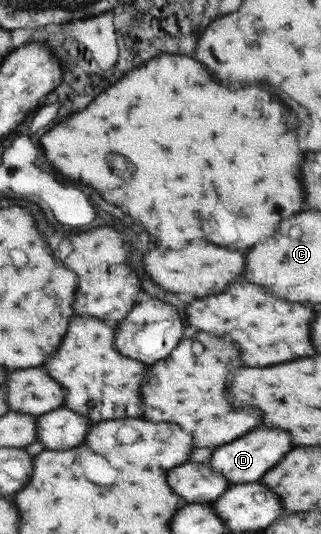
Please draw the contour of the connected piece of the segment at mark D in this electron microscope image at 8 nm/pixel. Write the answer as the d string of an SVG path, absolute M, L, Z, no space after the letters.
M257 427L228 444L214 447L208 465L214 471L222 473L229 484L254 482L262 478L270 468L274 468L295 447L290 439L290 432L284 432L282 427L272 427L272 430L270 427Z

